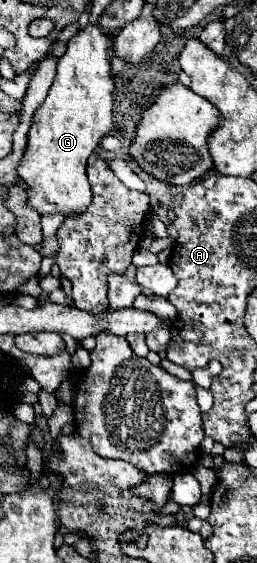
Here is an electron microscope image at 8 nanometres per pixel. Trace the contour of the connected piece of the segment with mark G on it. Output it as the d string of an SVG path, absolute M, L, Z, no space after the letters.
M88 24L86 28L78 30L76 36L68 40L64 56L58 60L58 72L54 84L36 110L30 132L28 132L28 148L18 166L20 178L28 184L28 204L36 208L40 214L80 214L92 200L92 190L86 178L86 162L100 140L112 130L112 92L114 92L114 76L110 66L110 52L114 44L114 34L104 34L100 24Z

